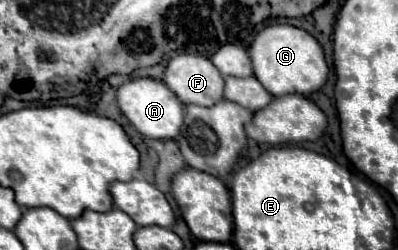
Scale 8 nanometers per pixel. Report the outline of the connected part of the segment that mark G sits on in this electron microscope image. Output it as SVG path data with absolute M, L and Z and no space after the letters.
M275 24L261 30L249 48L249 58L255 78L259 78L259 82L267 86L267 92L275 98L283 94L311 96L313 92L321 90L329 74L319 42L305 30L287 24Z

